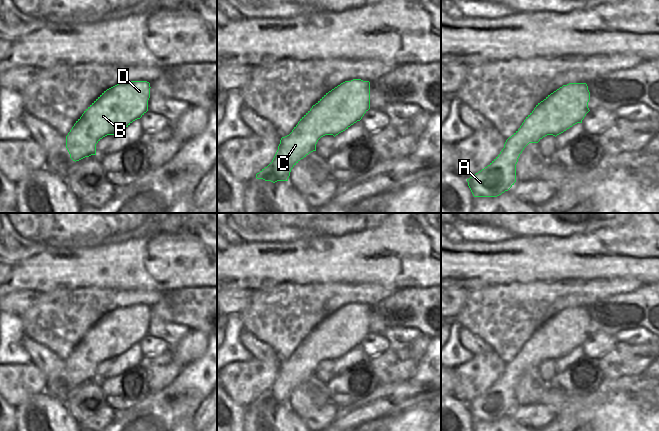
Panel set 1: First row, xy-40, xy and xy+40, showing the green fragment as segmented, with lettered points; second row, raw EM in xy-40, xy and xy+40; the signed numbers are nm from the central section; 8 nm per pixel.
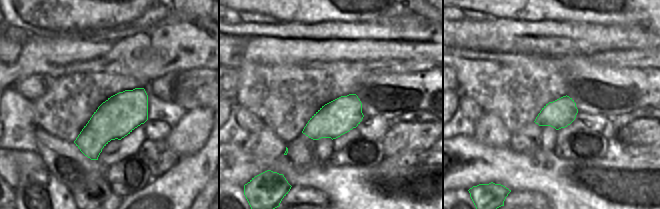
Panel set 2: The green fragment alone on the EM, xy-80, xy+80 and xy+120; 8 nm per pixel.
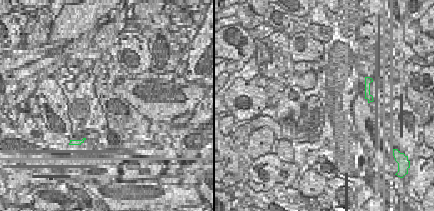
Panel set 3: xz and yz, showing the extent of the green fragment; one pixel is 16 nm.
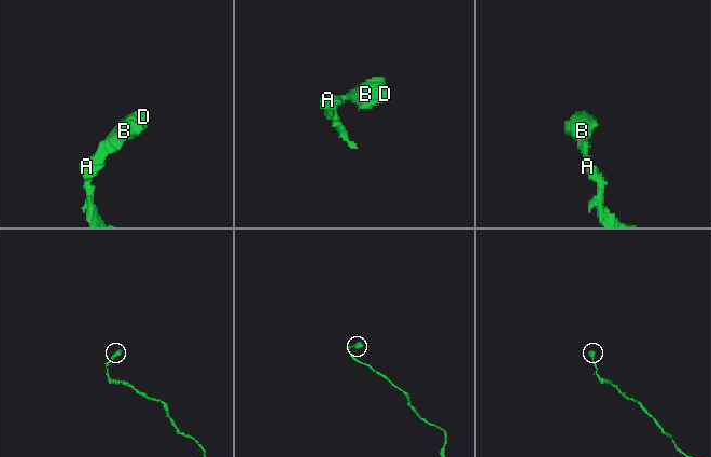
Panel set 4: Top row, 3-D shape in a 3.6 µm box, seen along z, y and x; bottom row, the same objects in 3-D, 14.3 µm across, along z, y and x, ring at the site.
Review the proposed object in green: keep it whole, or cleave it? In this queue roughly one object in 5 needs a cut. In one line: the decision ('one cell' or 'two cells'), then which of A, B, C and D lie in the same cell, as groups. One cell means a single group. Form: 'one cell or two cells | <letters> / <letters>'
one cell | A B C D

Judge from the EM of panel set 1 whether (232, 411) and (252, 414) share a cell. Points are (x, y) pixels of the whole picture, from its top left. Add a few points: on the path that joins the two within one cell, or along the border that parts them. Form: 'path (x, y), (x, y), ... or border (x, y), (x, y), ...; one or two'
border (243, 407), (244, 420); two

